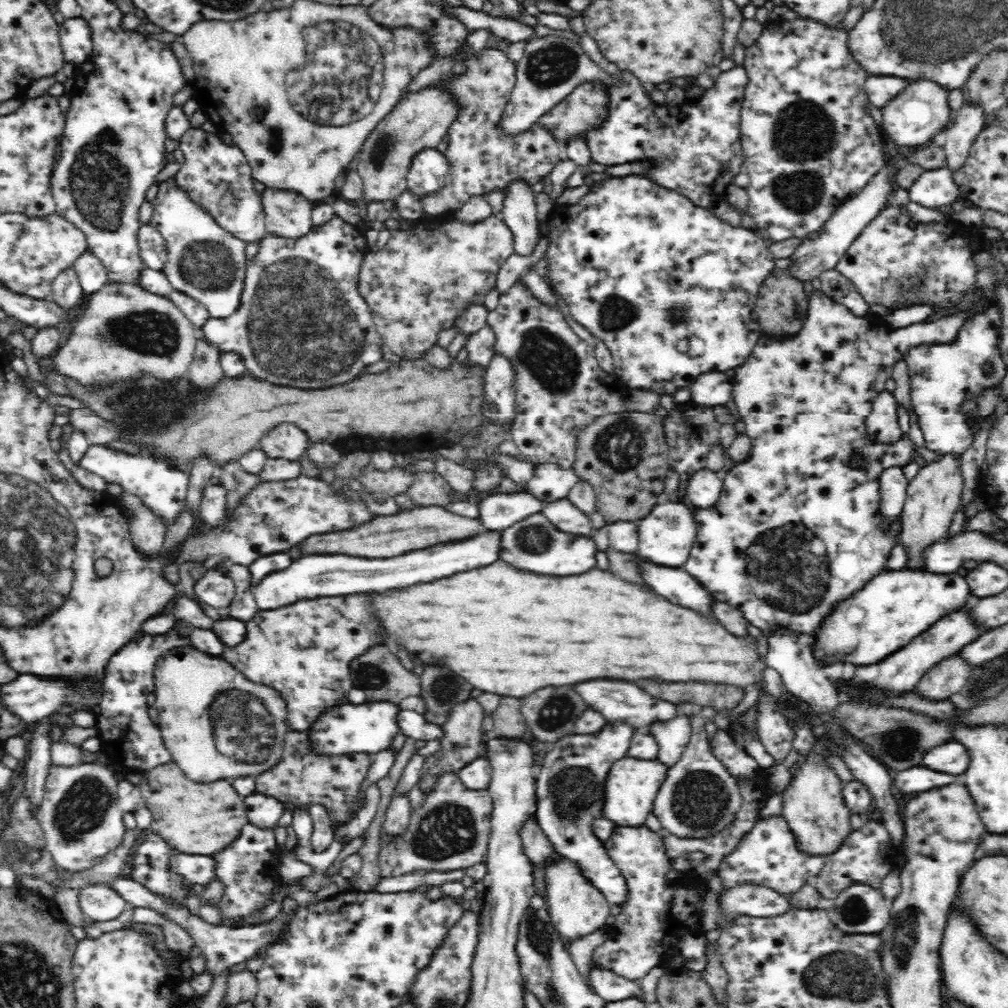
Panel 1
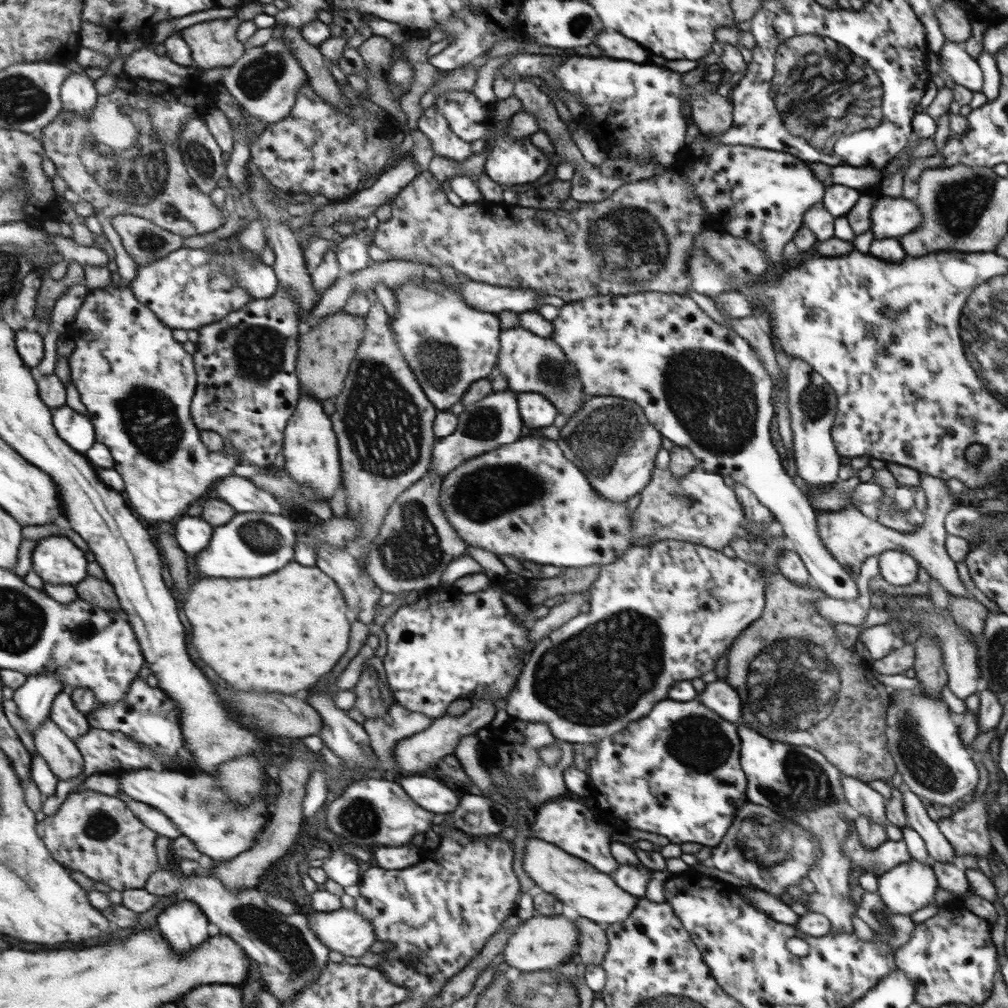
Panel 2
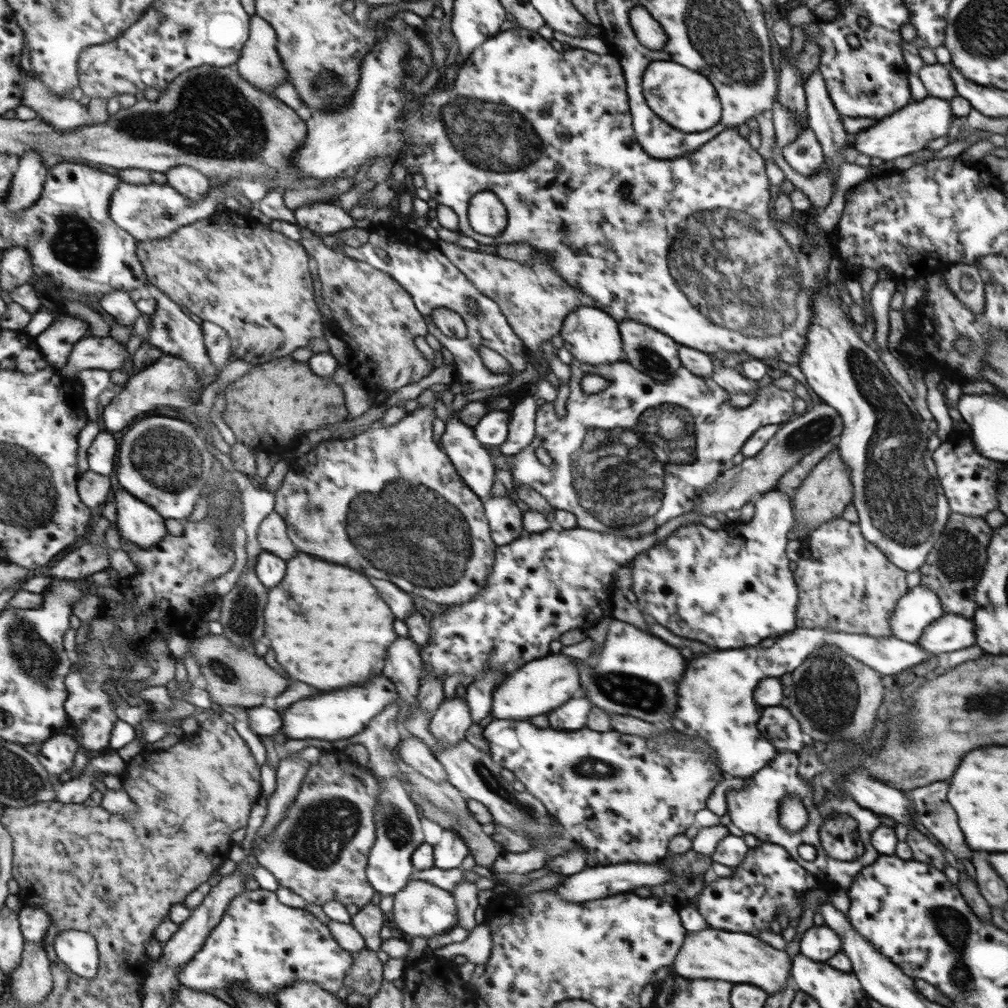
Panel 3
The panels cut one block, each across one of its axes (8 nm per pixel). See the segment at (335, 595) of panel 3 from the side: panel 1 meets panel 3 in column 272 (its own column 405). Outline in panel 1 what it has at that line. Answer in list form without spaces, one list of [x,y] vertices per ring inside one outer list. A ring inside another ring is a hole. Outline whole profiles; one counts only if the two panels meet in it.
[[[492,562],[484,568],[476,568],[476,570],[468,570],[468,572],[458,572],[450,578],[444,580],[436,580],[432,584],[420,584],[414,588],[406,588],[406,590],[398,590],[398,592],[386,592],[386,594],[376,594],[376,604],[380,604],[380,616],[384,616],[384,624],[388,624],[388,632],[390,636],[398,636],[404,640],[404,646],[410,650],[410,654],[414,654],[414,662],[416,664],[426,664],[432,662],[434,658],[440,662],[448,662],[448,666],[468,678],[476,688],[484,690],[484,692],[496,692],[500,696],[528,696],[532,692],[536,692],[538,688],[544,686],[562,686],[562,684],[580,684],[586,680],[596,680],[596,678],[610,678],[610,680],[638,680],[638,678],[660,678],[660,680],[668,680],[668,682],[708,682],[708,684],[730,684],[736,688],[750,688],[758,682],[762,682],[764,678],[764,670],[766,670],[766,662],[760,654],[760,646],[758,646],[758,638],[752,634],[744,634],[744,636],[736,636],[732,632],[726,630],[724,624],[720,624],[716,618],[712,618],[710,614],[704,616],[692,608],[680,606],[680,604],[672,604],[668,602],[664,596],[658,596],[656,592],[642,588],[638,584],[620,580],[618,576],[614,576],[608,570],[600,570],[600,568],[592,568],[580,576],[532,576],[530,572],[516,572],[512,568],[508,568],[506,564]]]

